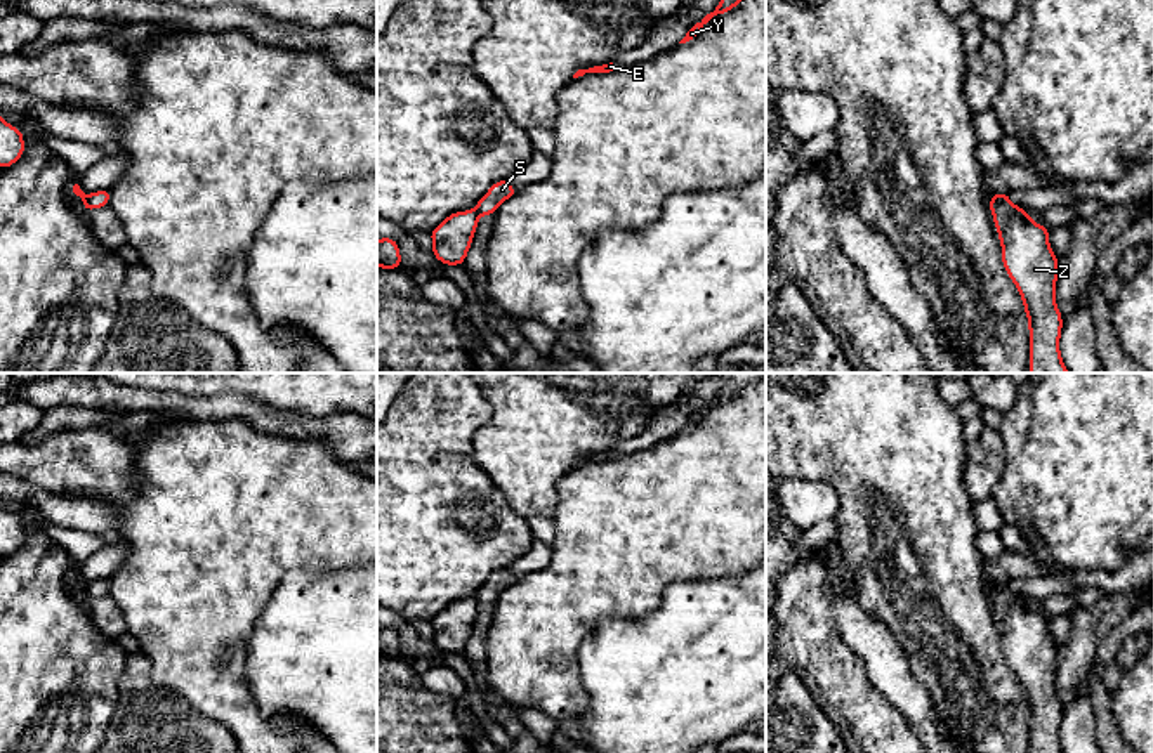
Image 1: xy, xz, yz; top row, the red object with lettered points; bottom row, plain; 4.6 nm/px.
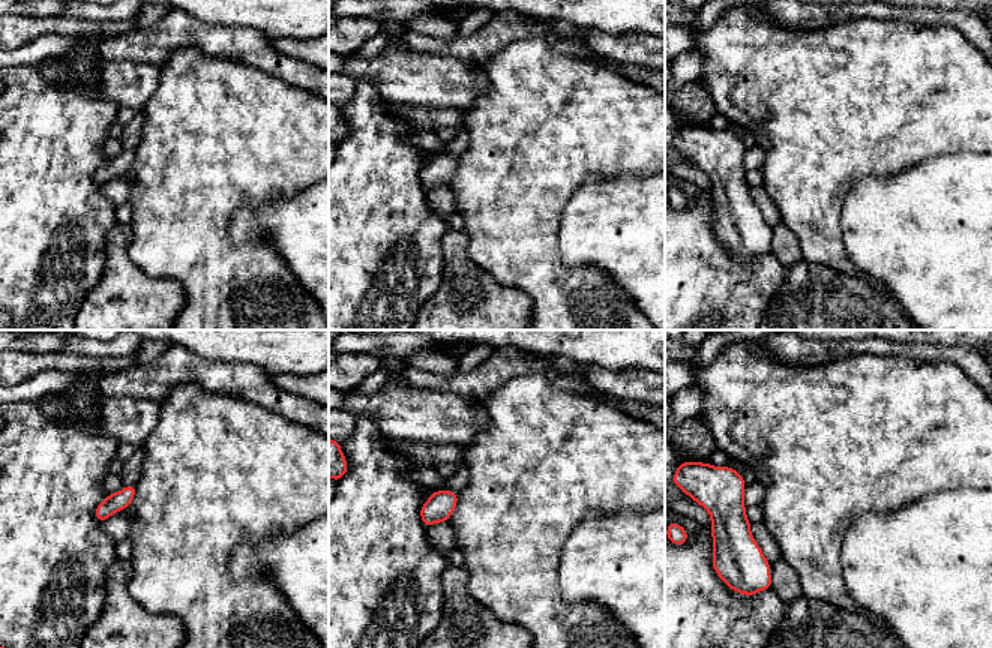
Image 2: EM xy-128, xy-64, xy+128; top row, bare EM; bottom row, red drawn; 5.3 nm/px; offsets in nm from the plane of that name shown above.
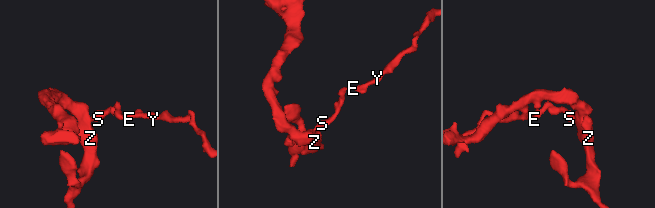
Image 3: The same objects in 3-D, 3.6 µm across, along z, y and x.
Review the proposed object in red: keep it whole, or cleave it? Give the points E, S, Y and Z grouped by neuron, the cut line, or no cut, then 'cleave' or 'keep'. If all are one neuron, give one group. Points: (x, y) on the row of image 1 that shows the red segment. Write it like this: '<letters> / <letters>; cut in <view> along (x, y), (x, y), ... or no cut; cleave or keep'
E S Y / Z; cut in xy along (85, 196), (89, 209); cleave

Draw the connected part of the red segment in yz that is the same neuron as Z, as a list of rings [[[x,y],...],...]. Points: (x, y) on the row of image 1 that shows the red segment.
[[[1009,193],[990,196],[990,212],[1002,245],[1002,264],[1014,281],[1028,318],[1030,330],[1030,373],[1070,373],[1059,352],[1063,318],[1056,305],[1057,265],[1051,245],[1049,227],[1033,222],[1026,208],[1009,201]]]

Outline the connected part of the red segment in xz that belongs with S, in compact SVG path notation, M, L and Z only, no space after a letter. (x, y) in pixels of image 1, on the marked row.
M507 179L495 182L488 193L478 201L476 212L479 215L491 215L498 210L498 206L517 194L517 191L511 186Z

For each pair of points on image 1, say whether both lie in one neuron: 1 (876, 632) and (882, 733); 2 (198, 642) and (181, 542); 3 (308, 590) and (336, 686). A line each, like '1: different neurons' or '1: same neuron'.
1: different neurons
2: same neuron
3: same neuron

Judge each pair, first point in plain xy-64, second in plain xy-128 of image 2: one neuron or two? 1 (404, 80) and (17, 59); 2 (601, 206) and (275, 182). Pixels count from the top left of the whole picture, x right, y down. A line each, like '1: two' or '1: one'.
1: two
2: two

